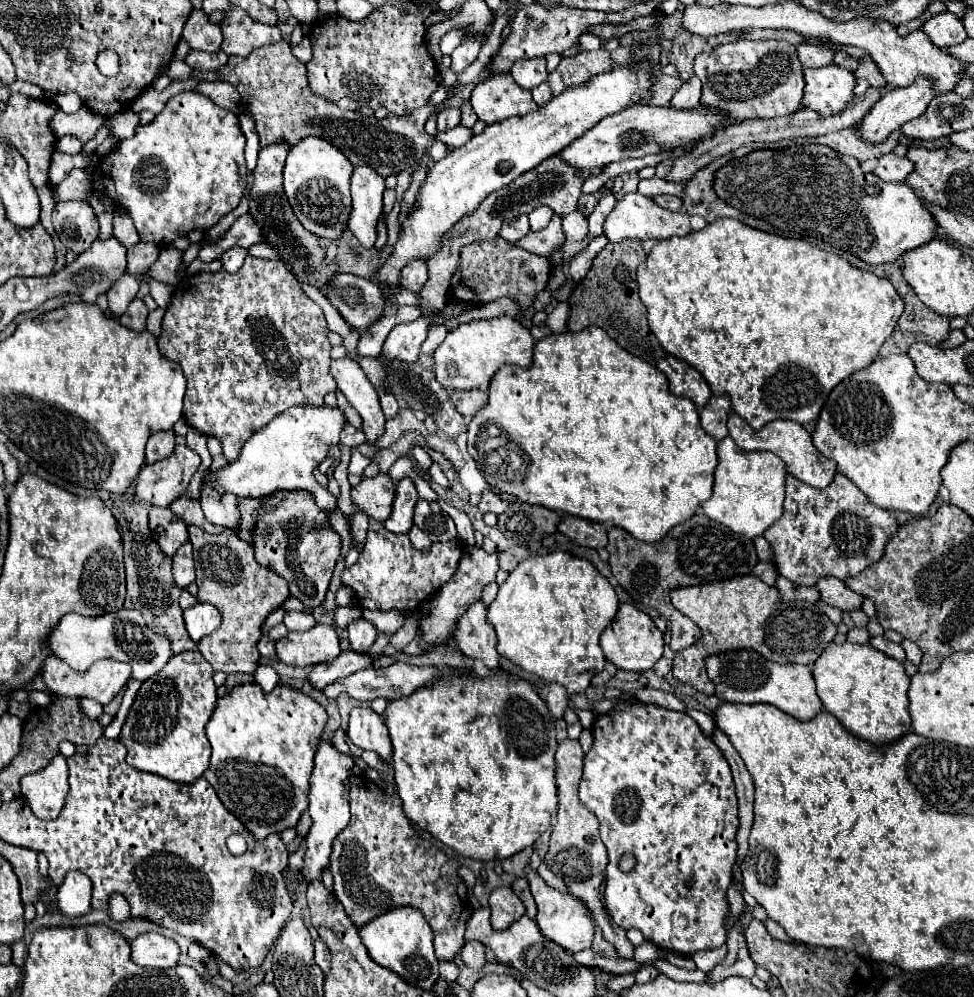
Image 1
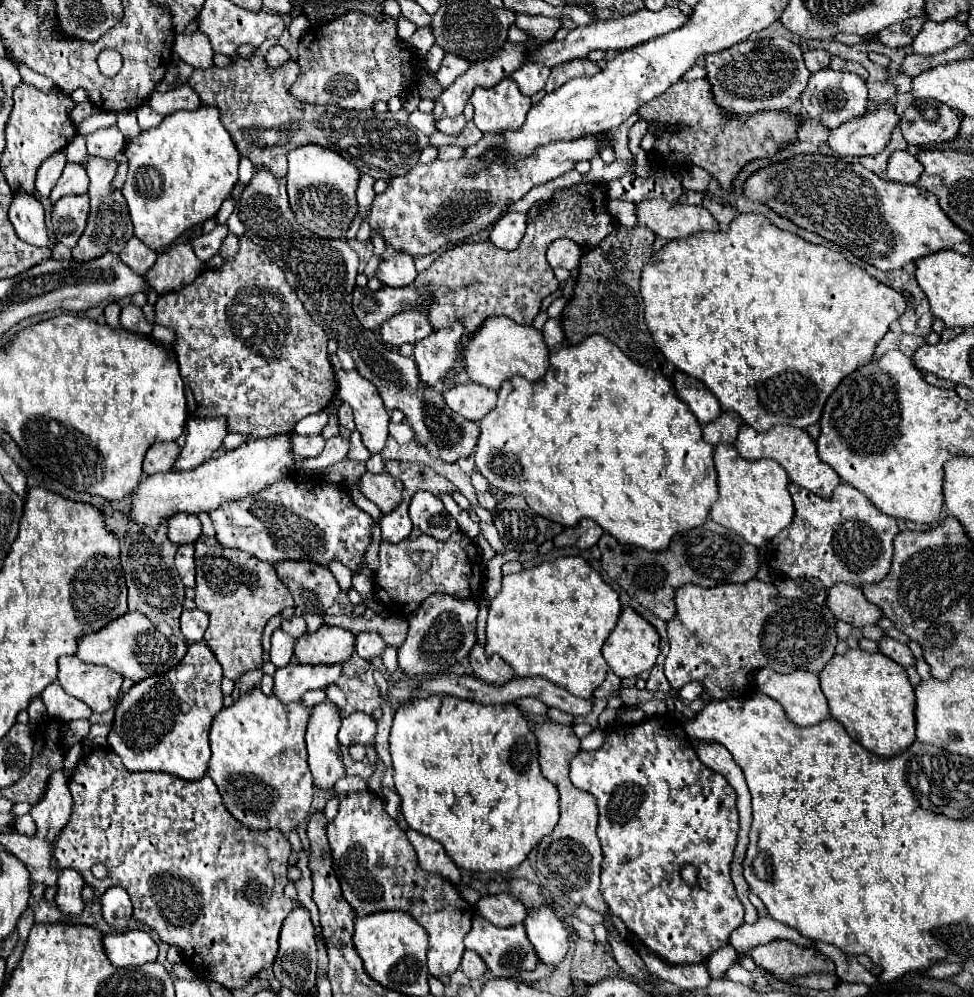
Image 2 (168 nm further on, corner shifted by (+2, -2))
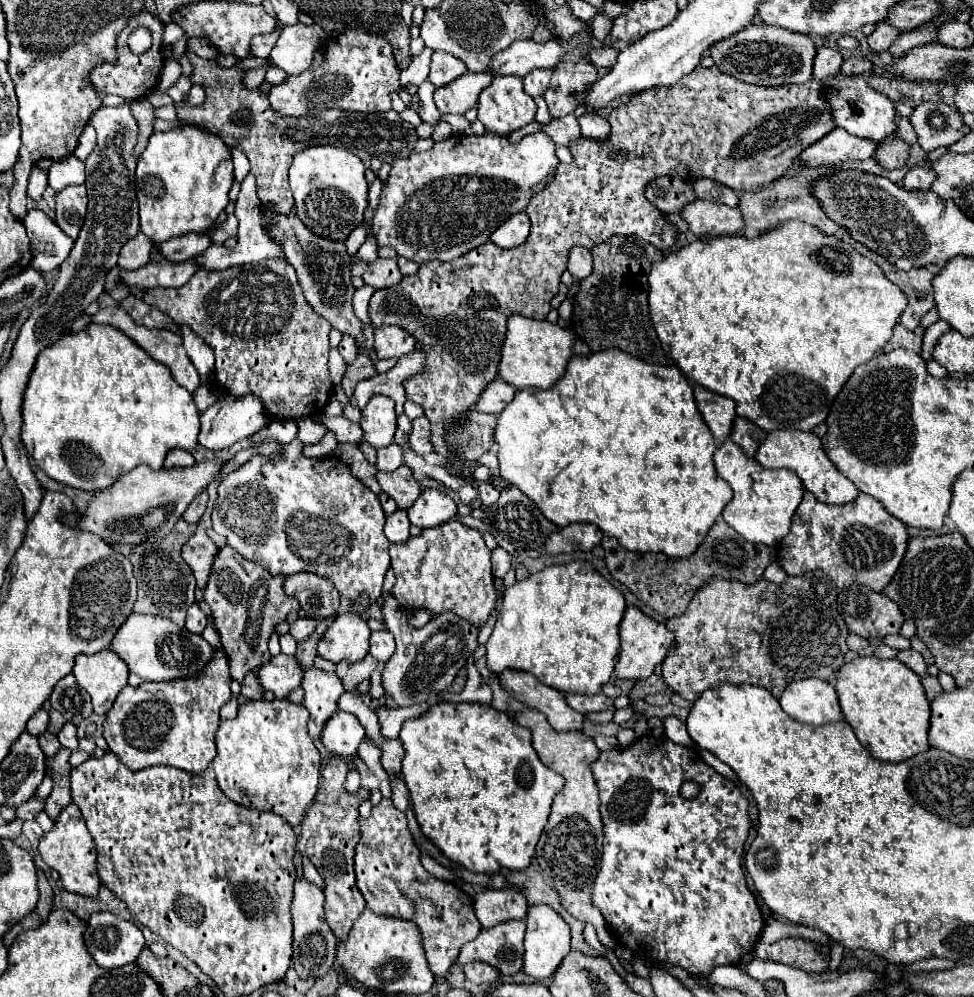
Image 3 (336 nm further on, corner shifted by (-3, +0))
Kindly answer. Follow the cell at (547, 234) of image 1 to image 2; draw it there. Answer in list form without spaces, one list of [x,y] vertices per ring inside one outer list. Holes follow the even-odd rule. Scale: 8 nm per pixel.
[[[555,239],[547,249],[547,261],[551,267],[565,267],[567,271],[573,271],[579,267],[581,259],[581,247],[569,239]]]

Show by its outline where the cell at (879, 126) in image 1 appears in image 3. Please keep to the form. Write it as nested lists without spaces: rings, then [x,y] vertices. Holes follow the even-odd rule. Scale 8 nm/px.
[[[836,127],[830,131],[830,135],[824,135],[820,141],[812,143],[802,155],[804,165],[836,165],[840,161],[858,161],[868,159],[876,153],[878,143],[870,139],[858,139],[850,135],[848,131],[842,131],[842,127]]]

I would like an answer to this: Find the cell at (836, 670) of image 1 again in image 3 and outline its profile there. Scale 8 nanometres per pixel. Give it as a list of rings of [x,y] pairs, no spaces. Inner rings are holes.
[[[874,655],[856,657],[836,671],[834,689],[844,719],[852,725],[858,741],[878,761],[904,761],[930,747],[930,703],[920,677],[904,663],[898,663],[898,659],[878,659]]]

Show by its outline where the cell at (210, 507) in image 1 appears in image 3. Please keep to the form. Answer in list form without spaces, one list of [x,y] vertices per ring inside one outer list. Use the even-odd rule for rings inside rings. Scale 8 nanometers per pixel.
[[[298,439],[282,447],[282,457],[252,457],[248,463],[226,475],[218,487],[218,499],[212,511],[212,529],[224,535],[228,545],[244,559],[266,567],[272,575],[282,573],[288,577],[298,571],[322,575],[332,579],[338,593],[350,601],[356,601],[362,591],[368,593],[372,601],[382,595],[384,573],[390,567],[390,543],[384,535],[384,521],[386,515],[376,493],[352,477],[346,463],[334,455],[308,459],[302,455],[302,443]]]

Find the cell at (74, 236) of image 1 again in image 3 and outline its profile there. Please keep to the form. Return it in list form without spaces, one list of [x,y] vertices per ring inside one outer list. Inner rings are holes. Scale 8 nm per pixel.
[[[66,187],[56,195],[56,223],[70,239],[76,239],[84,225],[86,205],[86,187]]]

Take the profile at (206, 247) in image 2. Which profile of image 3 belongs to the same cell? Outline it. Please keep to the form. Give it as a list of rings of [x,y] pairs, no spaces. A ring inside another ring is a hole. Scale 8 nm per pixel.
[[[188,233],[180,235],[178,239],[168,239],[166,243],[160,245],[160,251],[168,261],[182,263],[192,257],[198,257],[202,251],[206,251],[212,245],[210,235],[206,233]]]

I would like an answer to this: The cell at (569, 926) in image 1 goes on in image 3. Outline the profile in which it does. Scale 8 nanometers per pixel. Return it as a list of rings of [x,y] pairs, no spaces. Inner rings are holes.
[[[532,905],[526,915],[526,939],[524,939],[524,973],[534,979],[548,979],[558,969],[560,961],[570,953],[570,927],[548,905]]]

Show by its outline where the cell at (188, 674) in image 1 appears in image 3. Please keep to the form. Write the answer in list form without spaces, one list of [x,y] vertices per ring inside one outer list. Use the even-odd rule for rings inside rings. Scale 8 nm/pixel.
[[[216,649],[212,659],[206,663],[198,677],[162,681],[162,683],[142,683],[138,687],[124,687],[116,697],[112,709],[104,721],[104,739],[112,753],[132,771],[140,771],[154,765],[170,765],[188,773],[202,773],[216,757],[214,733],[220,723],[220,707],[230,699],[230,673],[228,659],[222,649]]]

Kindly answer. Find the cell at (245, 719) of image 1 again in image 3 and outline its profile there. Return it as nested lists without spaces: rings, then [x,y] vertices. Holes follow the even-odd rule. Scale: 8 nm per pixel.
[[[288,699],[248,701],[246,705],[238,707],[236,719],[222,719],[216,731],[218,755],[212,761],[212,767],[216,771],[216,781],[222,793],[230,801],[242,807],[256,811],[270,811],[274,815],[284,817],[292,827],[300,825],[316,797],[318,777],[320,777],[320,751],[314,747],[314,741],[306,731],[306,721],[308,721],[306,707],[296,705]]]

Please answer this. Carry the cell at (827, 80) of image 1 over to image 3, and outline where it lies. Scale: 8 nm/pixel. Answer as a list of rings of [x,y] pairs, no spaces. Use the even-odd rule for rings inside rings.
[[[838,73],[838,75],[826,77],[822,83],[824,83],[824,89],[820,99],[828,103],[830,115],[836,127],[844,127],[852,135],[872,139],[872,141],[882,141],[896,131],[896,115],[894,115],[892,101],[886,95],[872,89],[866,77]]]

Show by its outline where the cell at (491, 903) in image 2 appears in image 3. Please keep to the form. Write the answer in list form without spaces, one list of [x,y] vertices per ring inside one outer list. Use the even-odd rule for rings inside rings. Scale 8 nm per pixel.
[[[488,889],[474,895],[476,917],[484,929],[510,919],[524,919],[528,901],[514,889]]]

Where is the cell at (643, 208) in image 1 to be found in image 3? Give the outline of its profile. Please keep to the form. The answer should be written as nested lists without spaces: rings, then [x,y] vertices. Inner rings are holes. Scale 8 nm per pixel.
[[[696,199],[682,207],[680,217],[688,223],[688,229],[696,237],[708,235],[736,235],[742,231],[744,221],[738,209],[732,209],[722,203]]]

